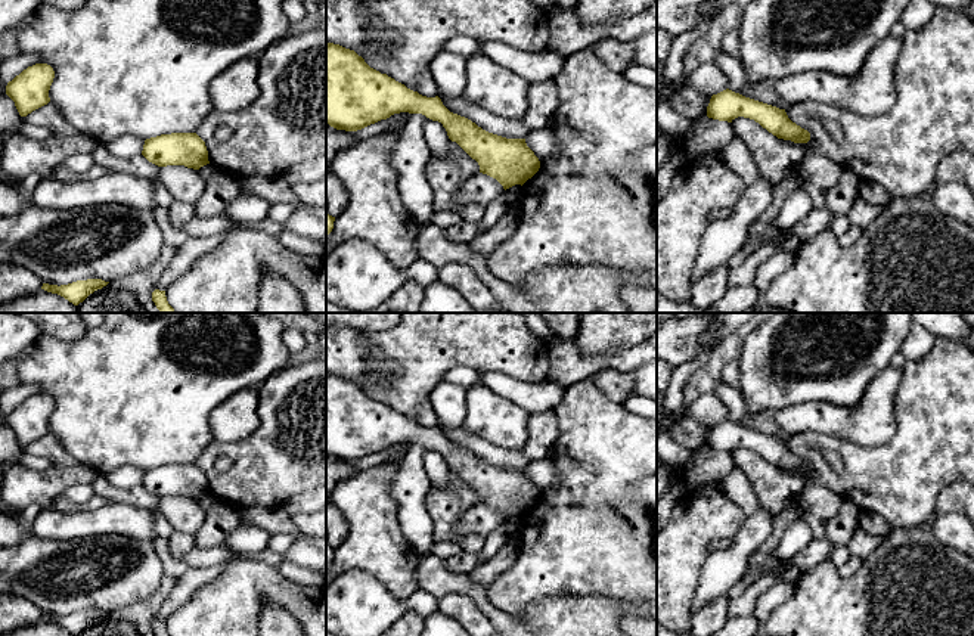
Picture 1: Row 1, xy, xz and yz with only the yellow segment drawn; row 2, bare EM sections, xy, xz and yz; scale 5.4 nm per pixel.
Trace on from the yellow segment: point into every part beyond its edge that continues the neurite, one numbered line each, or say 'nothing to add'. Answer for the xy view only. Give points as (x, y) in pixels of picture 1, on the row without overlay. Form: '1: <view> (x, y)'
nothing to add

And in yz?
nothing to add

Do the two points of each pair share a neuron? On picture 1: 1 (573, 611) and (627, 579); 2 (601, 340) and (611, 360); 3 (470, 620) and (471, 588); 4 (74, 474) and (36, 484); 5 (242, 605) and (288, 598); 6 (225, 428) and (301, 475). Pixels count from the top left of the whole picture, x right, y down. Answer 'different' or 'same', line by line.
1: different
2: different
3: different
4: same
5: same
6: different

